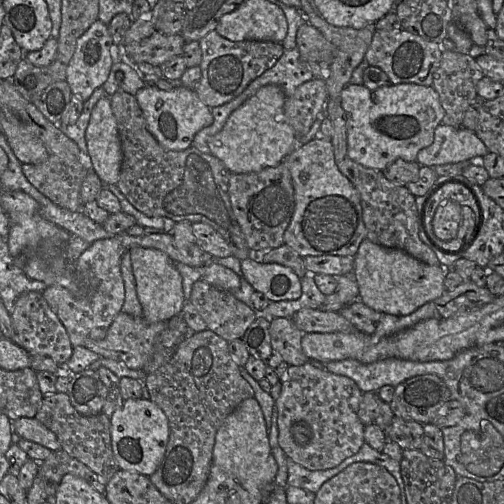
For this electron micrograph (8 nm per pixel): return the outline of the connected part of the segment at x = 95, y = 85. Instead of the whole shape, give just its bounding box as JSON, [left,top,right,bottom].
[66,19,113,102]

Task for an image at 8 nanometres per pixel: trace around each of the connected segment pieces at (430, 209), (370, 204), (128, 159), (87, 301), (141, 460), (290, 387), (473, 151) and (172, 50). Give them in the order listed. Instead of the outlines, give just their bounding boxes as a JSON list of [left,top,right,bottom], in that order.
[[424,184,482,242],[325,98,441,265],[108,91,251,260],[42,233,213,347],[109,398,169,477],[275,362,365,470],[416,124,489,166],[121,31,185,67]]

